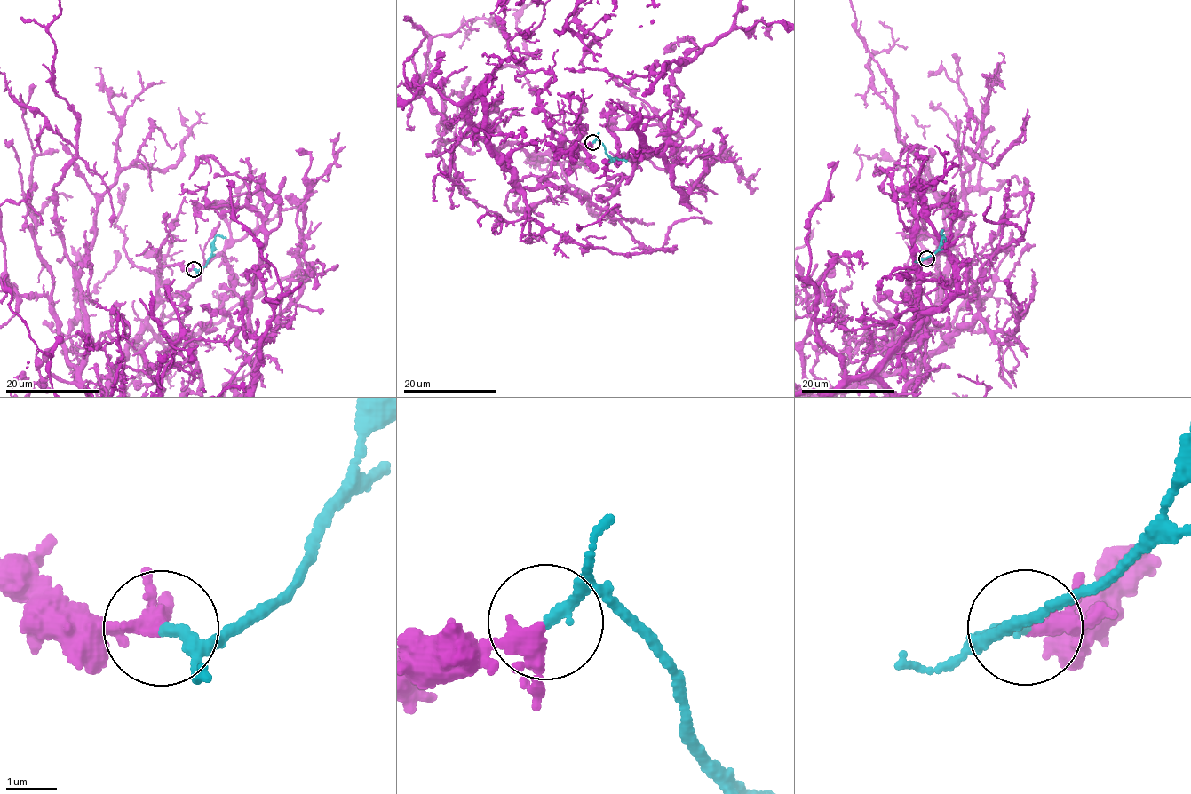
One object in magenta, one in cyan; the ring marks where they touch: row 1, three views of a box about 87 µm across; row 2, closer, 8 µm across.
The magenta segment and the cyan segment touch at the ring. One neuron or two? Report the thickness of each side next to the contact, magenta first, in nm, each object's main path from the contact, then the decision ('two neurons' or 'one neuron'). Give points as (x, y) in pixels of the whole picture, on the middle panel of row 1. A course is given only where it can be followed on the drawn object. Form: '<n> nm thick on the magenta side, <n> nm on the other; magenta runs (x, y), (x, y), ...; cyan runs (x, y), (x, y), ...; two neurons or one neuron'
220 nm thick on the magenta side, 190 nm on the other; cyan runs (593, 142), (599, 141), (611, 157), (627, 161); one neuron

